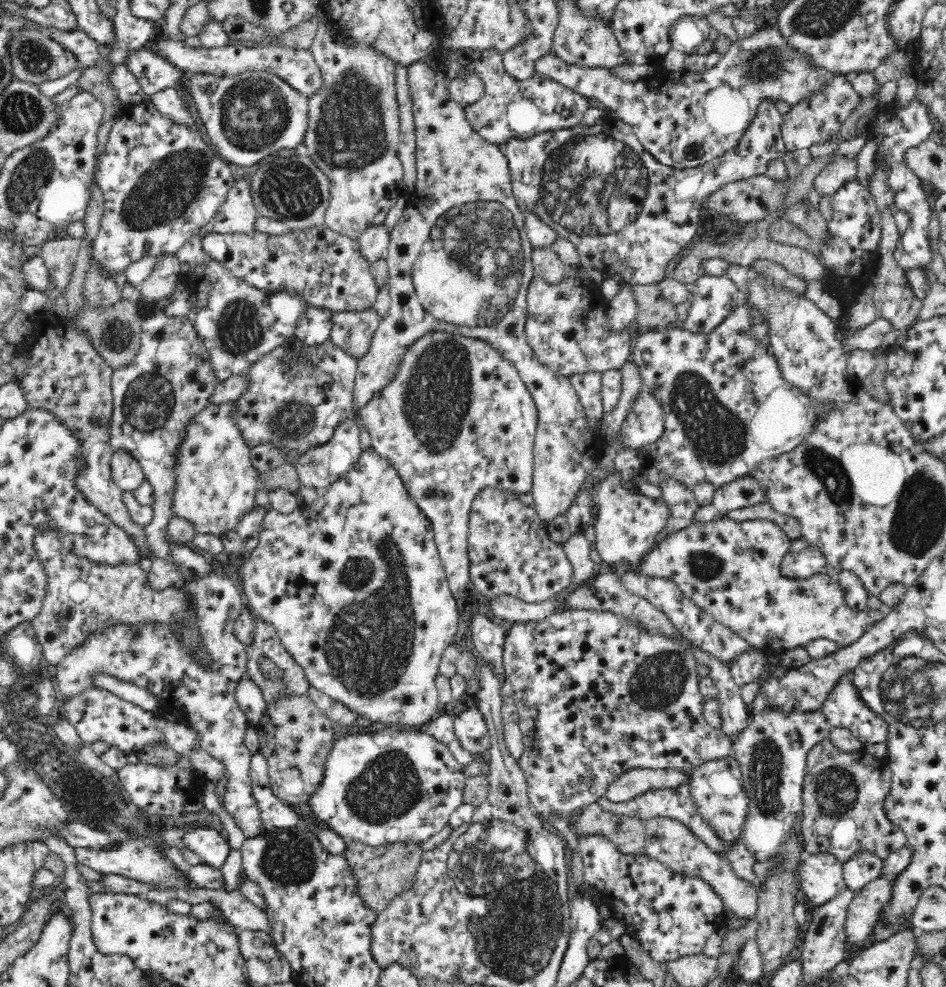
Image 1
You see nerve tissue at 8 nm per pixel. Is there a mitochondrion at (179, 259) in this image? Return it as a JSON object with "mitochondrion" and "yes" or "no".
{"mitochondrion":"no"}

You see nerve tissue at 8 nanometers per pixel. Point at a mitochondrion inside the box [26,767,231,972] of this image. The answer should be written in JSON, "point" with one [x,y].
{"point":[71,782]}

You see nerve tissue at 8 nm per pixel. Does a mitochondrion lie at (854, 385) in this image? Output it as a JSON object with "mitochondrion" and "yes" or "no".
{"mitochondrion":"no"}

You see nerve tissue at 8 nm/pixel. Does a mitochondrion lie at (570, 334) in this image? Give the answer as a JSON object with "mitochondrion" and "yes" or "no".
{"mitochondrion":"no"}

